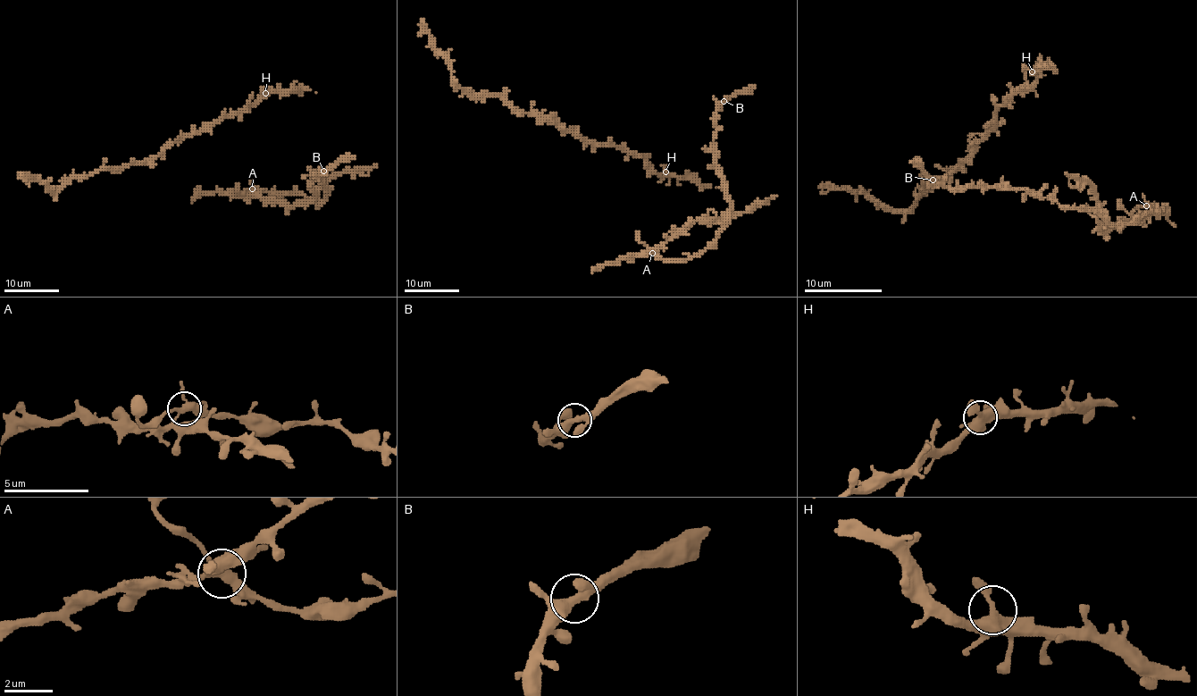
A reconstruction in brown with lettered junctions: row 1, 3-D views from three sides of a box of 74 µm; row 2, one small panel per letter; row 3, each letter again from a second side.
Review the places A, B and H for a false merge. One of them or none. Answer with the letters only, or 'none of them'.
none of them

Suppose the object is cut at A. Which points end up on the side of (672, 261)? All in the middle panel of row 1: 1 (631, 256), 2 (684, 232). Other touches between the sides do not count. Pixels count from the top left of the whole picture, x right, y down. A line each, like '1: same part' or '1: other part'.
1: other part
2: other part

